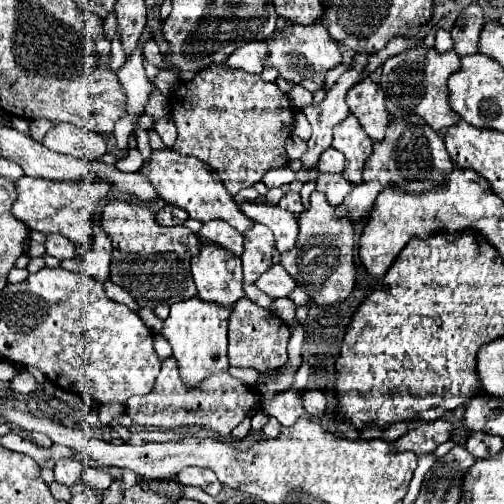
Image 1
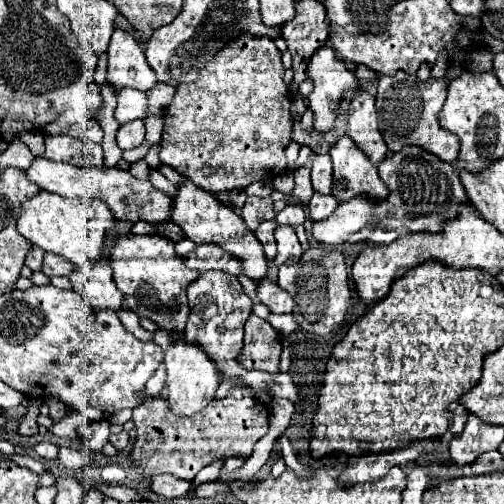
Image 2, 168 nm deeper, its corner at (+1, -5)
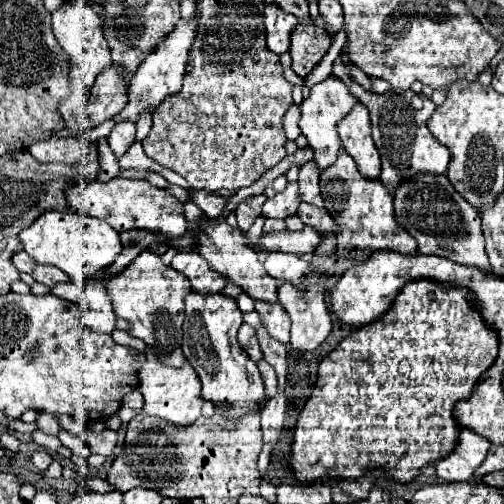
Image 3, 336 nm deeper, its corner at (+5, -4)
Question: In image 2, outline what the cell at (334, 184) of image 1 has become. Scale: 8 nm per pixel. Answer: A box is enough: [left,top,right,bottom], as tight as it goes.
[309,193,337,221]

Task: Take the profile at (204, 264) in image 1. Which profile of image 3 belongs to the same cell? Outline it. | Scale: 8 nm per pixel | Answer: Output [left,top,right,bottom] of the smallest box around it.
[183,292,265,418]

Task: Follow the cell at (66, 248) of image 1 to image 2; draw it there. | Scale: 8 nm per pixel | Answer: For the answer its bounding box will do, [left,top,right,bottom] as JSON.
[41,253,73,277]

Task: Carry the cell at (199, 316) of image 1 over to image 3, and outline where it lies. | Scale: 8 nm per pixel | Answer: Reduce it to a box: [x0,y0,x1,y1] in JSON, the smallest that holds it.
[139,346,205,424]

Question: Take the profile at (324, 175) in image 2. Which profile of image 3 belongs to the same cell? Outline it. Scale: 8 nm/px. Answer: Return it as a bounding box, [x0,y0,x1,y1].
[299,160,323,206]

